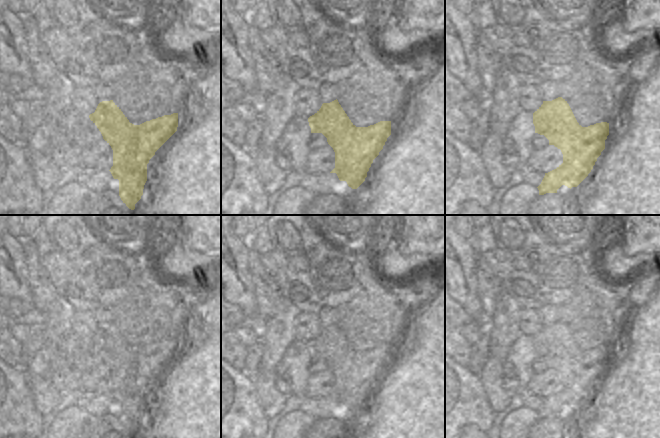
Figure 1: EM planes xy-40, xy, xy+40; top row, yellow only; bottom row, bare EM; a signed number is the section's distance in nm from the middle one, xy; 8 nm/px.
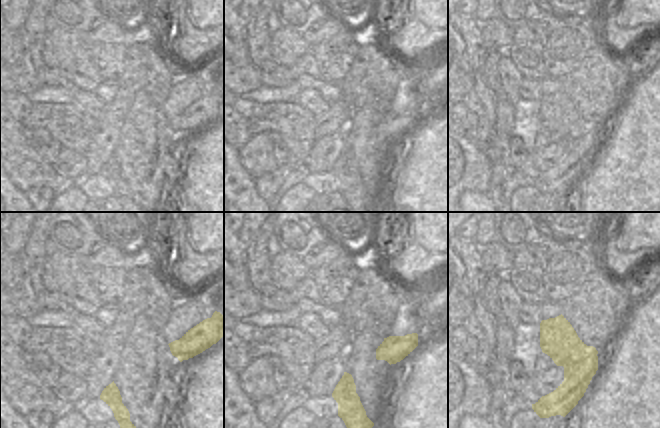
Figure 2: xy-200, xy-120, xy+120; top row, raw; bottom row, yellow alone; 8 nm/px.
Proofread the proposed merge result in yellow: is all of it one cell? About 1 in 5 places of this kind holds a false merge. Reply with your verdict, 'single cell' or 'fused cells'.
fused cells

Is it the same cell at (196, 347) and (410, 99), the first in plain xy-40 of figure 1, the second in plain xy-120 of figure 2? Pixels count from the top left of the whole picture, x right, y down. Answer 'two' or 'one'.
two

